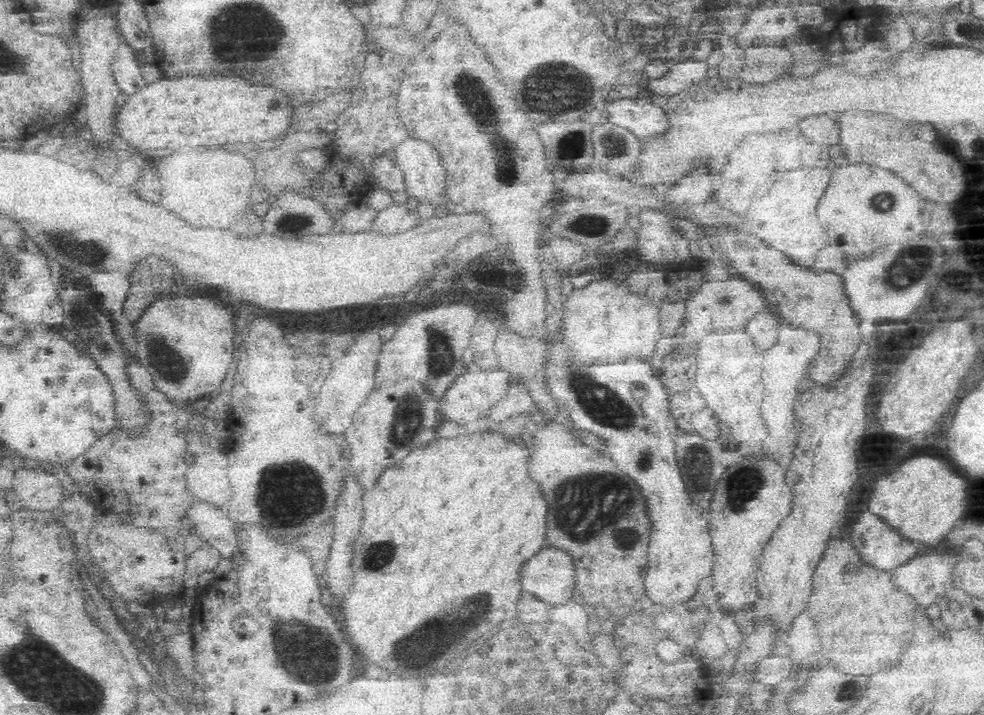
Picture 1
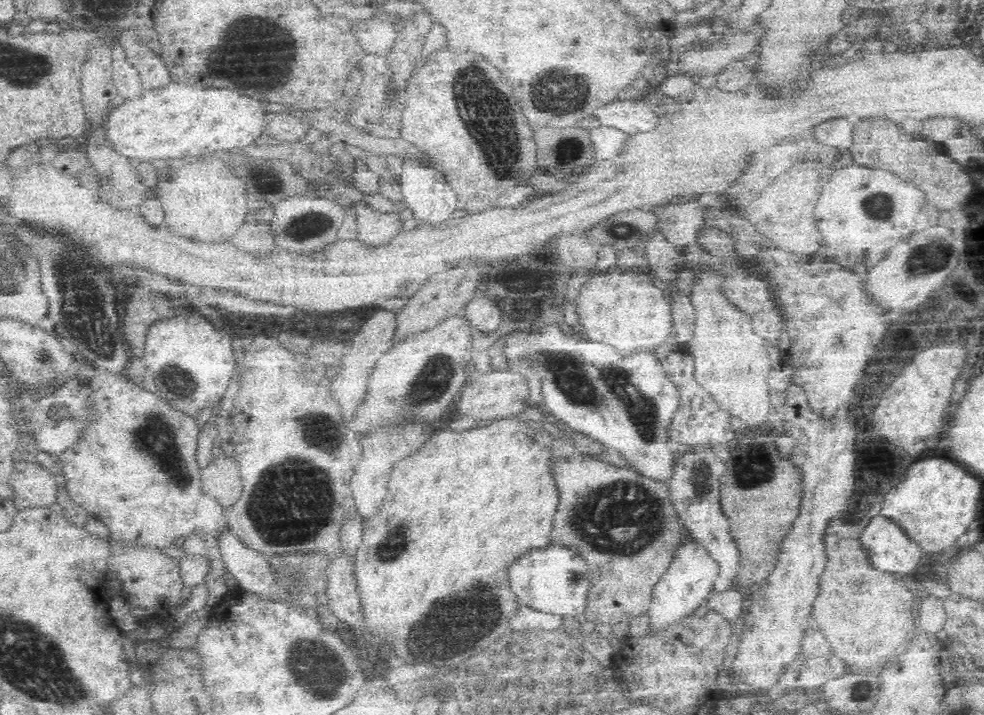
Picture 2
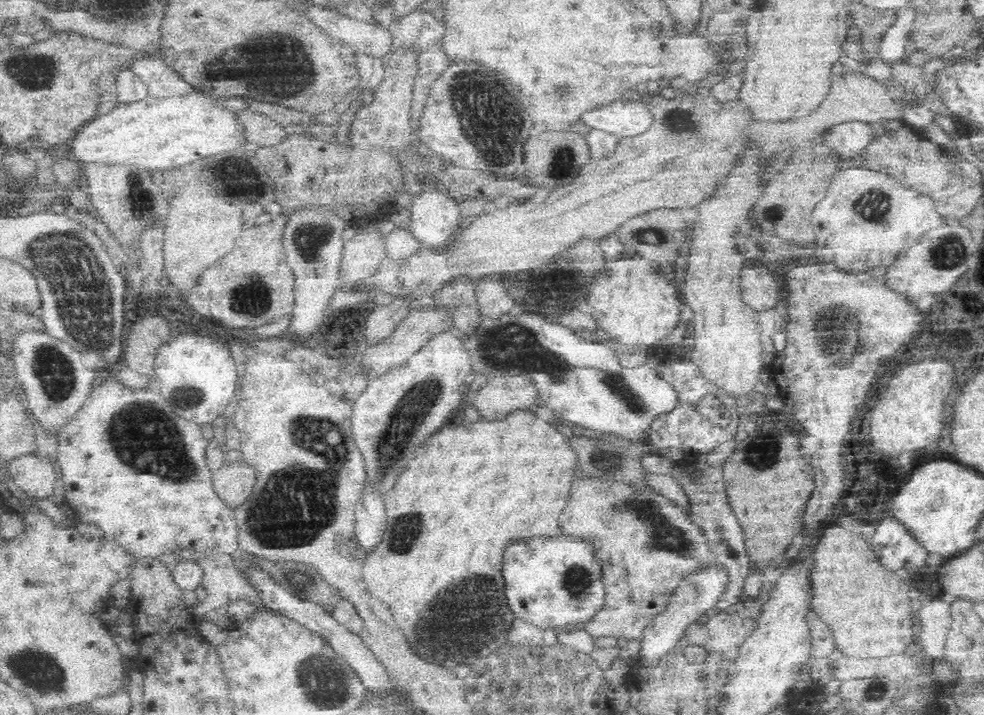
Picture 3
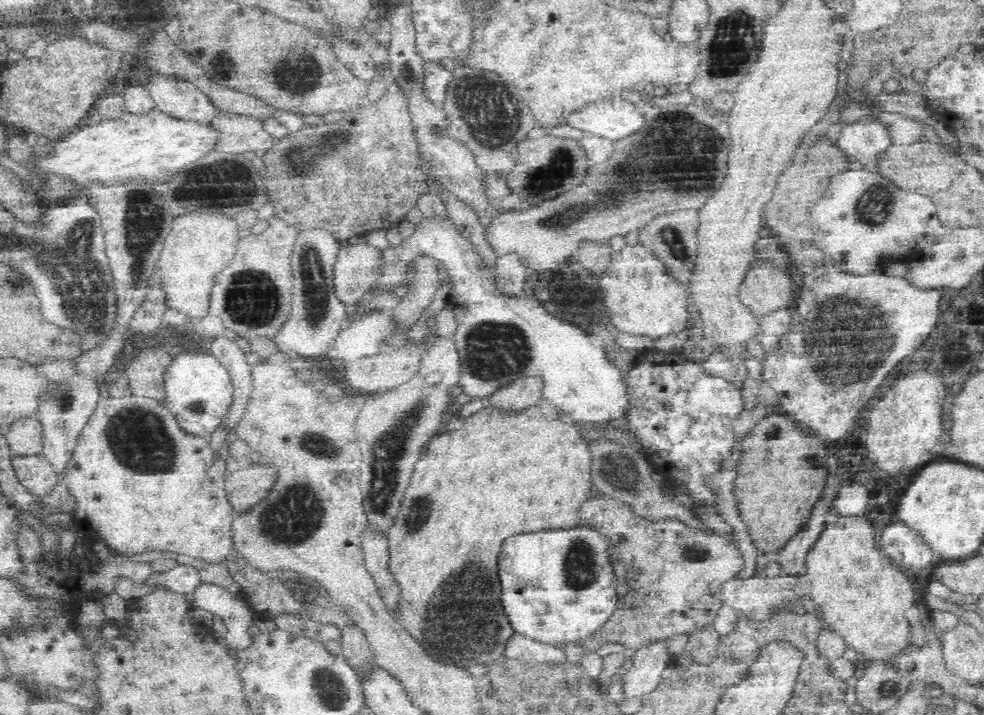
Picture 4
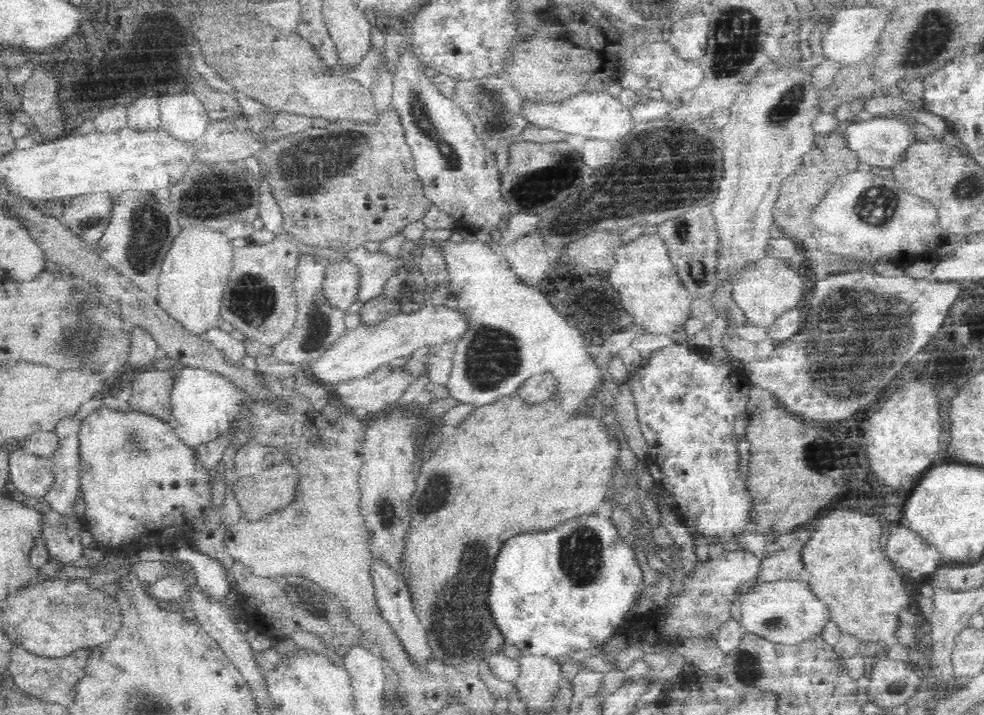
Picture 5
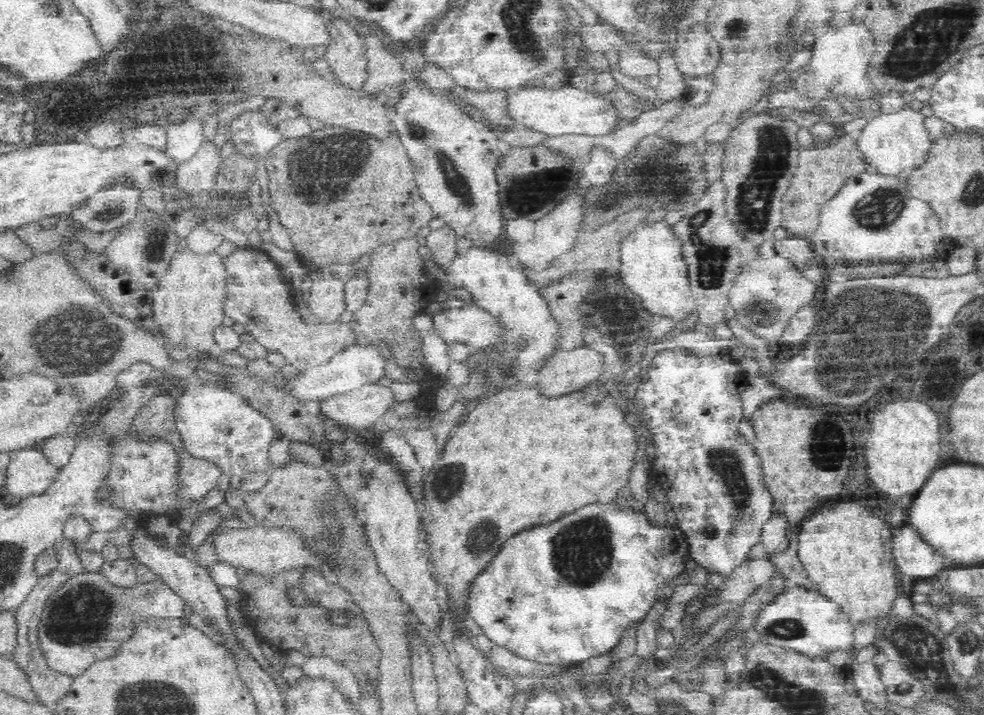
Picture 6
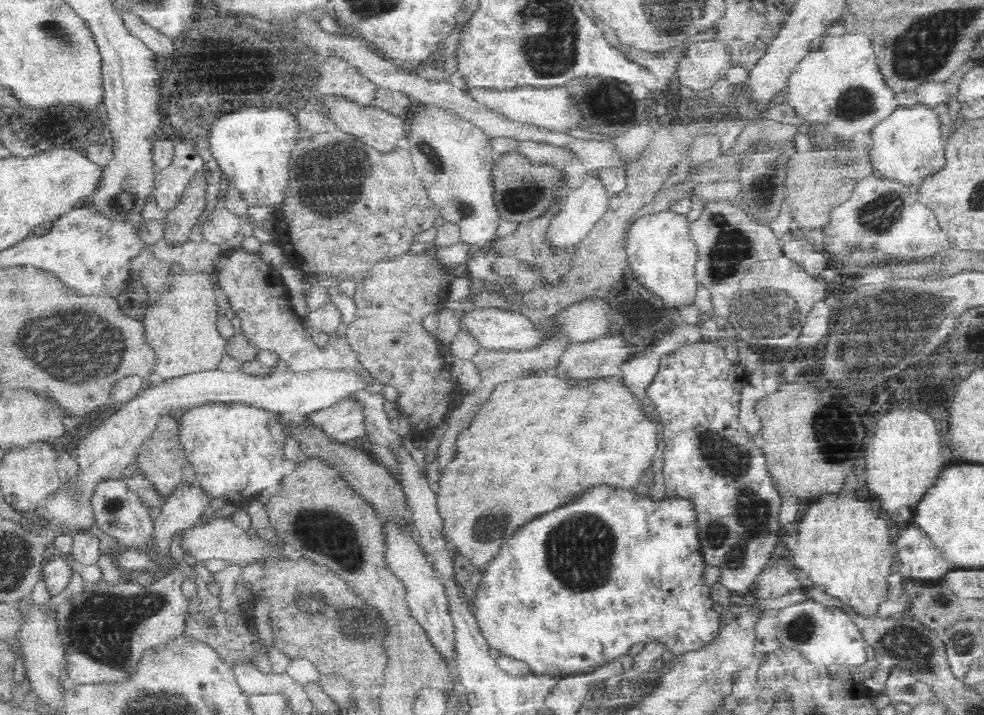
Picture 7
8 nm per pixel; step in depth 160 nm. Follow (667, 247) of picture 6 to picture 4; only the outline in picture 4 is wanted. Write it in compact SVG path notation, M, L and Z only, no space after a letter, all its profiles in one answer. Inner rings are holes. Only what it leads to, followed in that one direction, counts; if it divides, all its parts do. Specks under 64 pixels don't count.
M628 246L622 252L616 252L612 256L612 264L600 274L598 286L604 294L604 308L610 314L610 320L606 324L617 333L625 333L633 336L642 336L656 340L666 334L678 334L687 328L686 318L689 318L686 306L690 304L687 296L687 287L674 292L670 286L652 288L650 282L658 280L660 276L666 276L664 264L654 258L646 248L642 246ZM650 274L650 280L646 276ZM674 294L674 296L672 296Z

